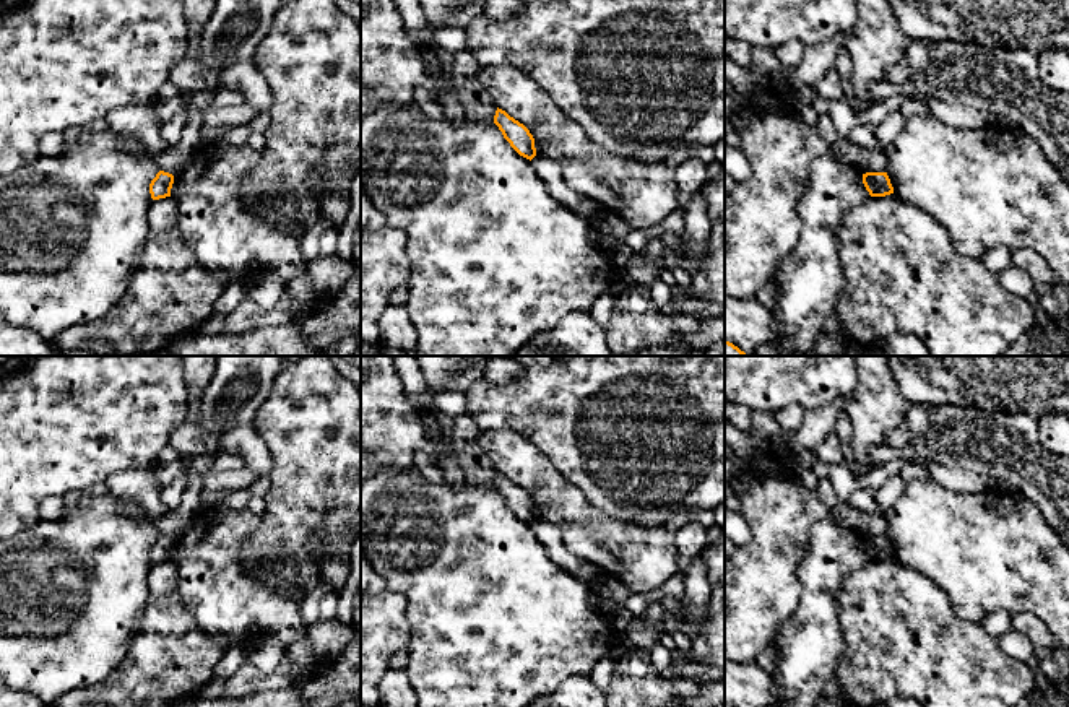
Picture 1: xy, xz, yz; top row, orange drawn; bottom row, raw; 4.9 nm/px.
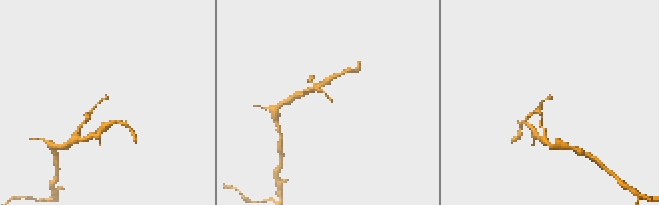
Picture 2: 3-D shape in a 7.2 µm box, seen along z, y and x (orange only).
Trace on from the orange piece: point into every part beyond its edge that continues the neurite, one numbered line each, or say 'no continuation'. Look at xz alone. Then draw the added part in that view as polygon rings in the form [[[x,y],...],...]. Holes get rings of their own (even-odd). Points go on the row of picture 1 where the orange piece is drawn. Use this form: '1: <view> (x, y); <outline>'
no continuation

